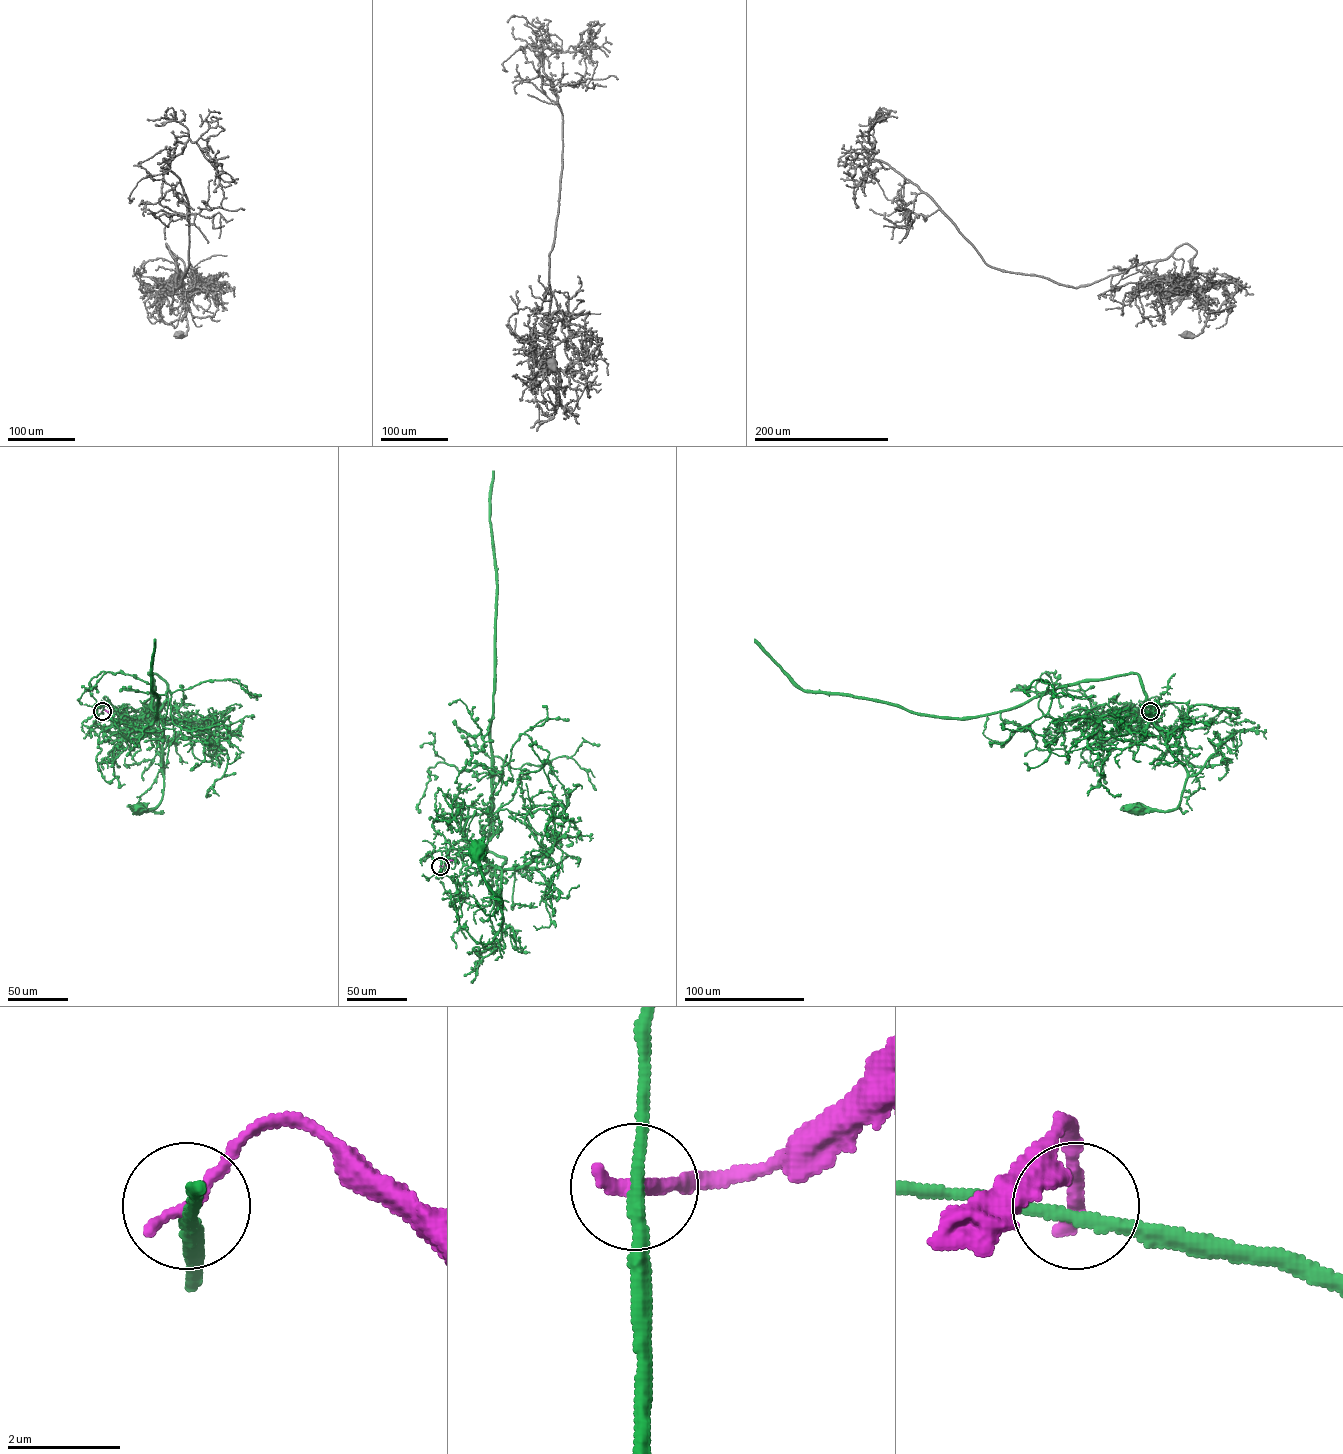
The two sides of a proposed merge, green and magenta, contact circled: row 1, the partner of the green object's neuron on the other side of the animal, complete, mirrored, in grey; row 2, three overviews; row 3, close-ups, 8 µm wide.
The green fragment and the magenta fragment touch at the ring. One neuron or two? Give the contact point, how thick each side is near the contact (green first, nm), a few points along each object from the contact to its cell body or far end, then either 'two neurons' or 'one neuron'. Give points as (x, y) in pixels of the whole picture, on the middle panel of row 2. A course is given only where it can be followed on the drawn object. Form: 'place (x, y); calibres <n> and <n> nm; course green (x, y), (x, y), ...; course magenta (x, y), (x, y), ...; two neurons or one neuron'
place (440, 866); calibres 220 and 300 nm; course green (440, 866), (442, 852), (445, 850), (456, 849), (484, 858), (501, 870), (502, 904), (486, 883), (477, 851); course magenta (440, 866), (454, 859); two neurons

